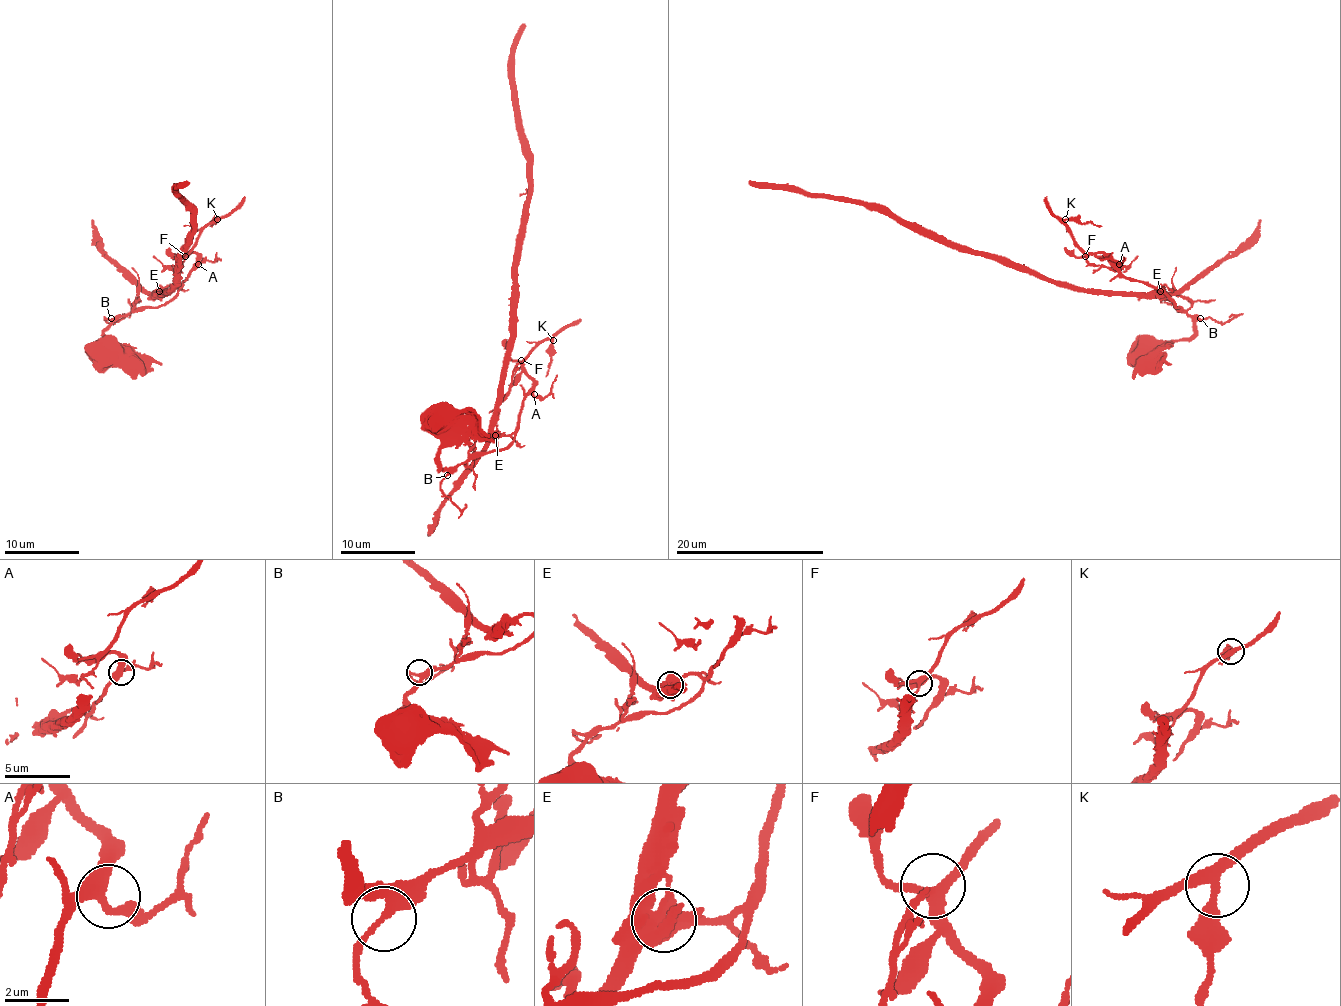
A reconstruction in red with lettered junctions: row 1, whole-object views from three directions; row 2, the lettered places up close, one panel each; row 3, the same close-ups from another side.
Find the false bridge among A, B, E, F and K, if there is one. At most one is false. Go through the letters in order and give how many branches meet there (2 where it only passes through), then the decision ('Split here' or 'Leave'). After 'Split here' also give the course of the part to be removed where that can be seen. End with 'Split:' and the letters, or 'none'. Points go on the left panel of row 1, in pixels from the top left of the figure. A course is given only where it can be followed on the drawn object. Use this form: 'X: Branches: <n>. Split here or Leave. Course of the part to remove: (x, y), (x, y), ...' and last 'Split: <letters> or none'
A: Branches: 3. Leave
B: Branches: 3. Leave
E: Branches: 3. Split here. Course of the part to remove: (159, 292), (166, 292), (174, 284), (178, 262), (189, 241), (192, 213), (178, 197), (179, 187), (189, 184)
F: Branches: 4. Leave
K: Branches: 3. Leave
Split: E

